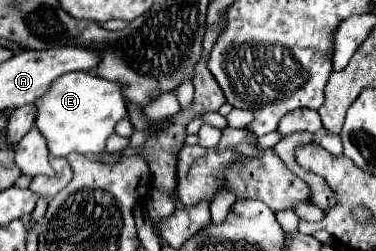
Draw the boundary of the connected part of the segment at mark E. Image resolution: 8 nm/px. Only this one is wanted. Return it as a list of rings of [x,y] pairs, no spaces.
[[[68,72],[36,102],[36,128],[46,138],[50,156],[68,156],[70,152],[96,156],[106,150],[106,140],[118,120],[128,112],[128,100],[120,84],[98,78],[92,72]]]

